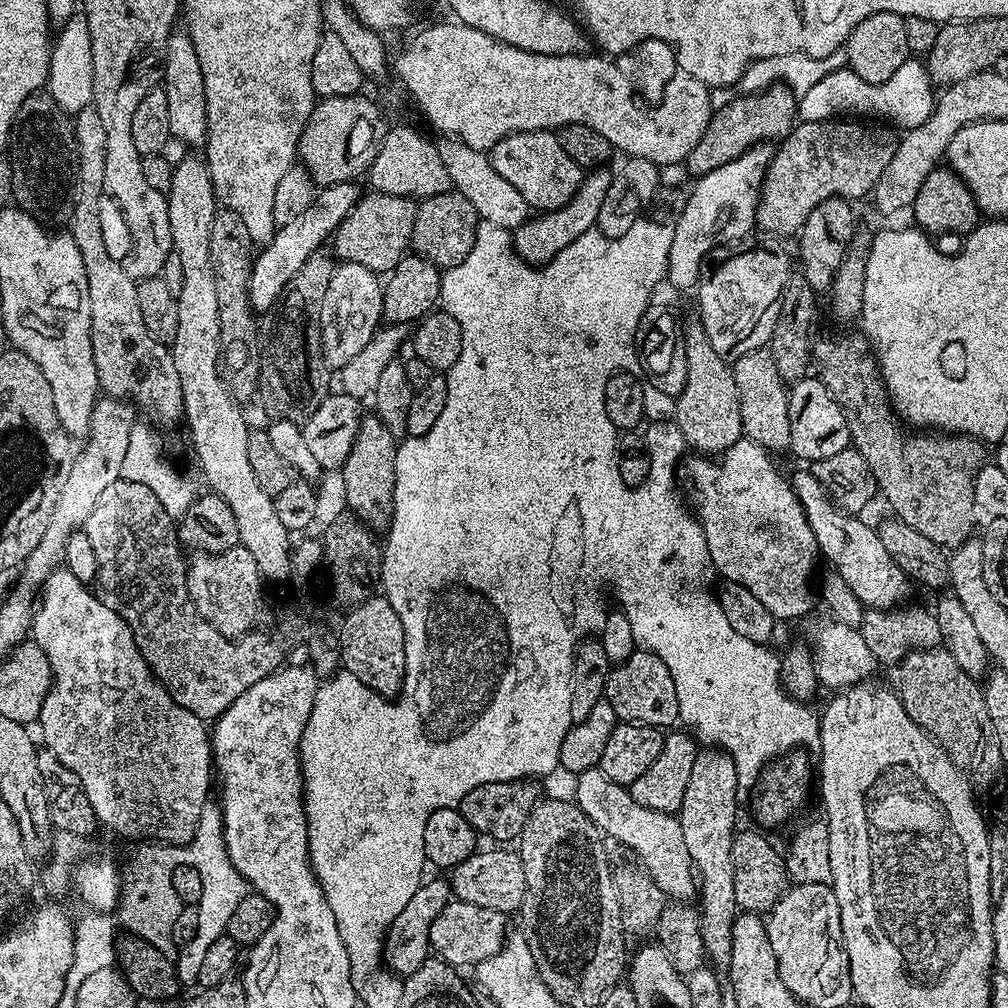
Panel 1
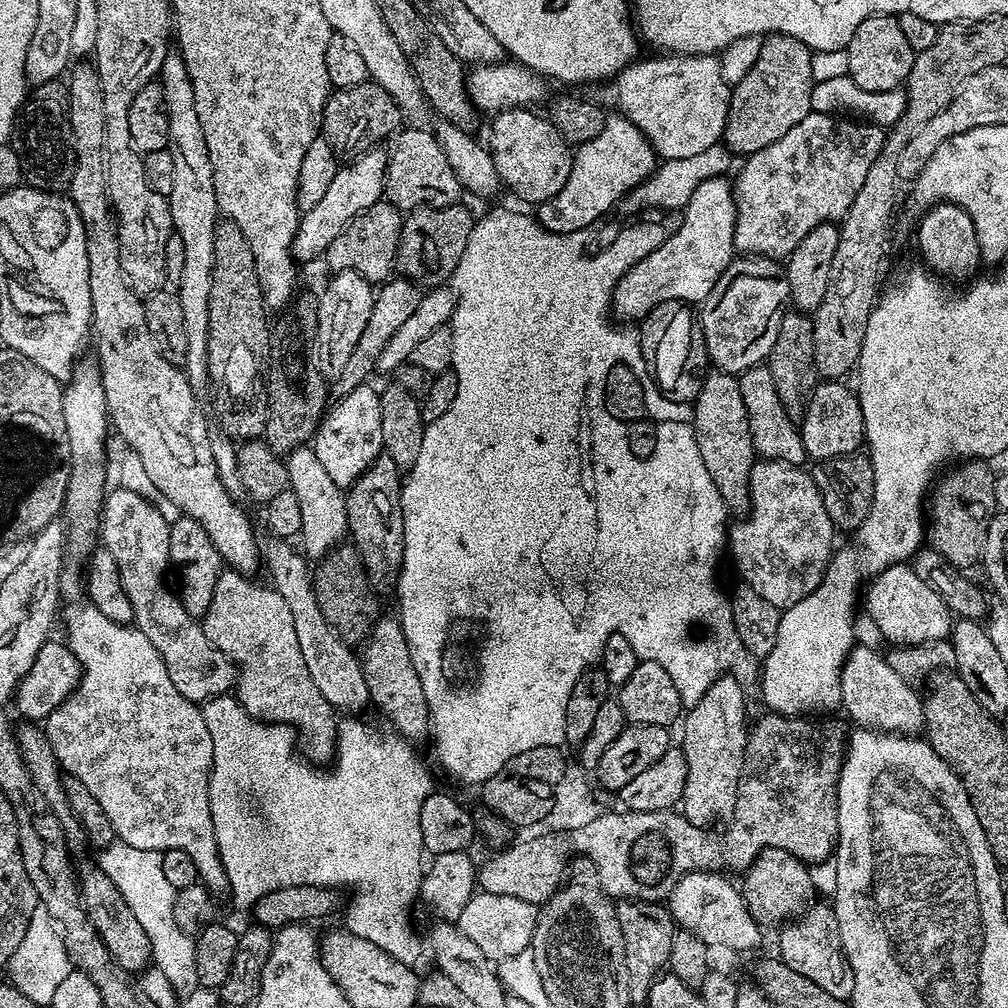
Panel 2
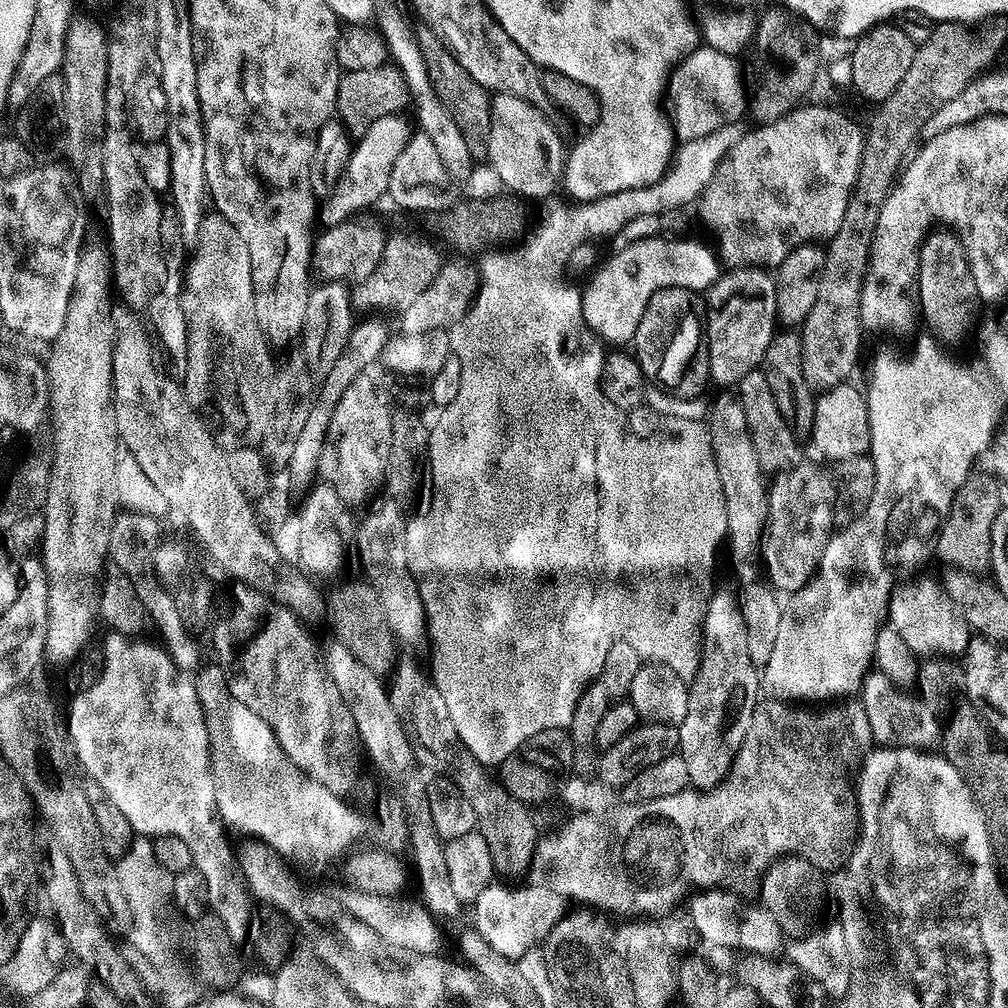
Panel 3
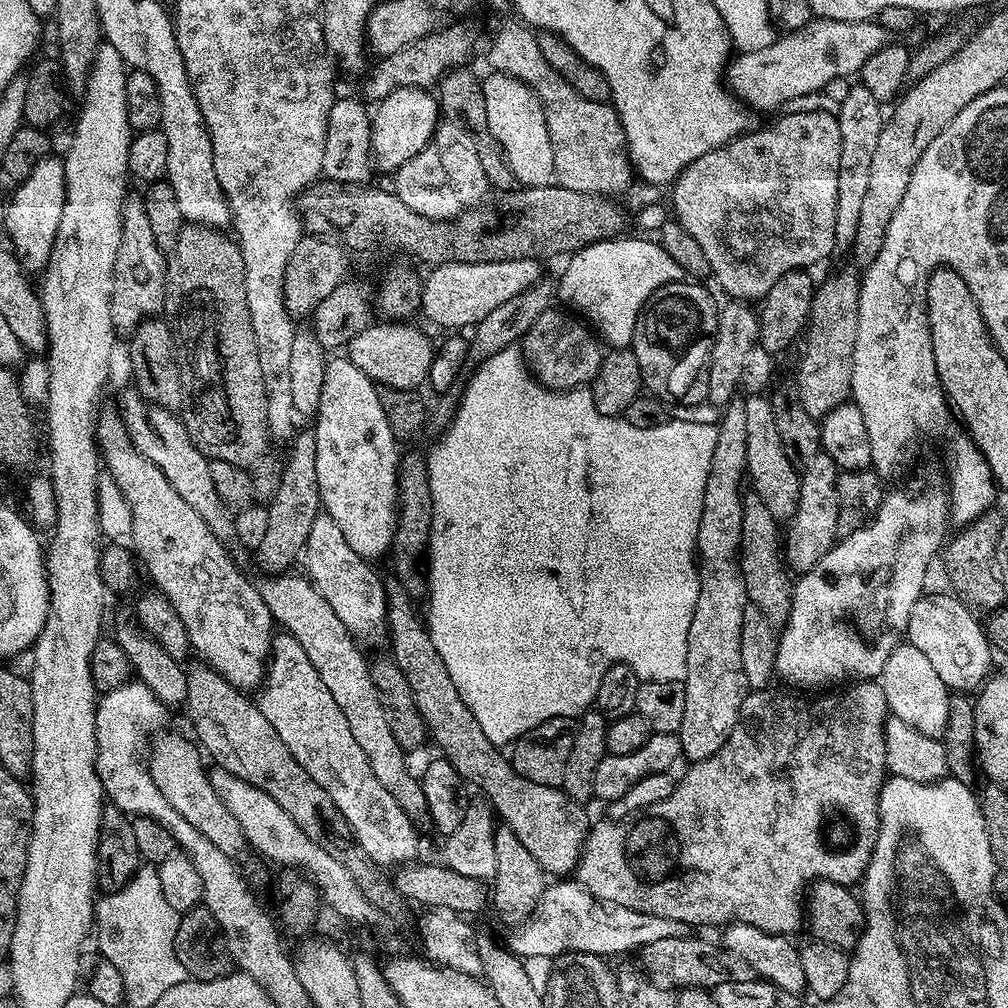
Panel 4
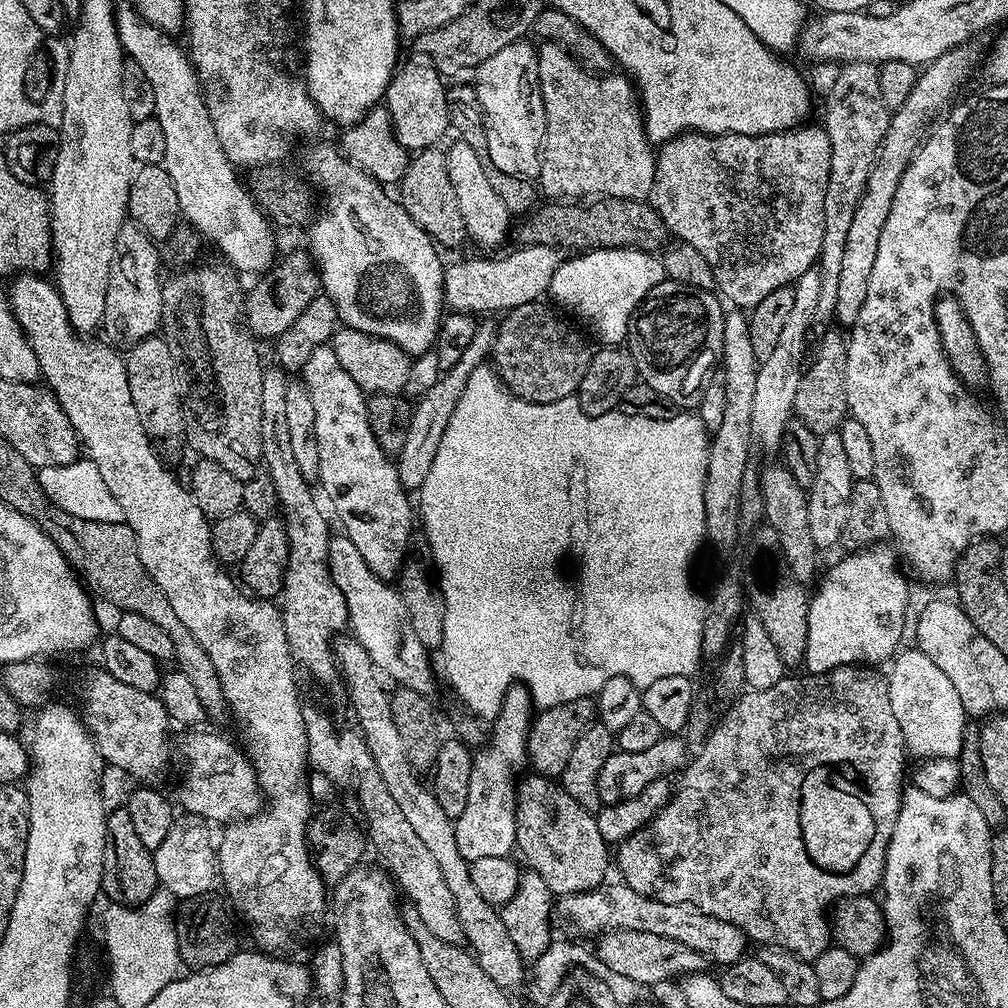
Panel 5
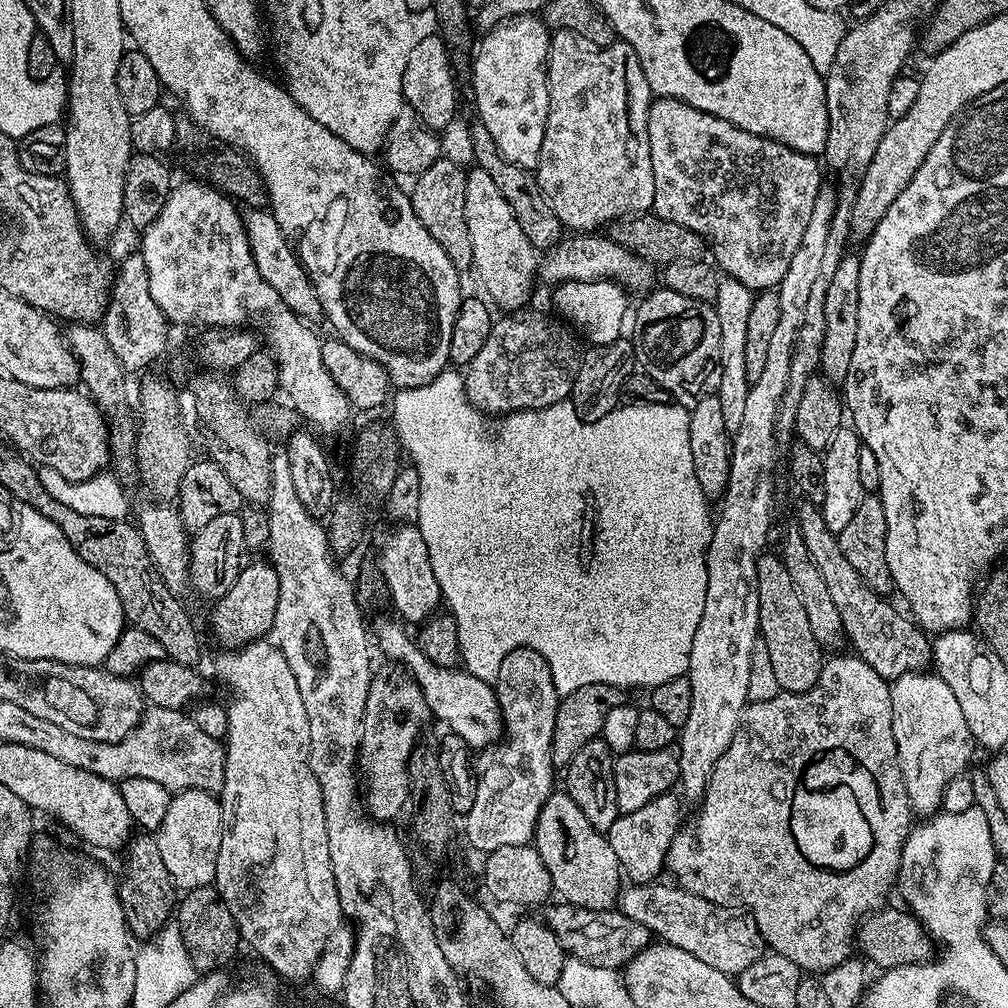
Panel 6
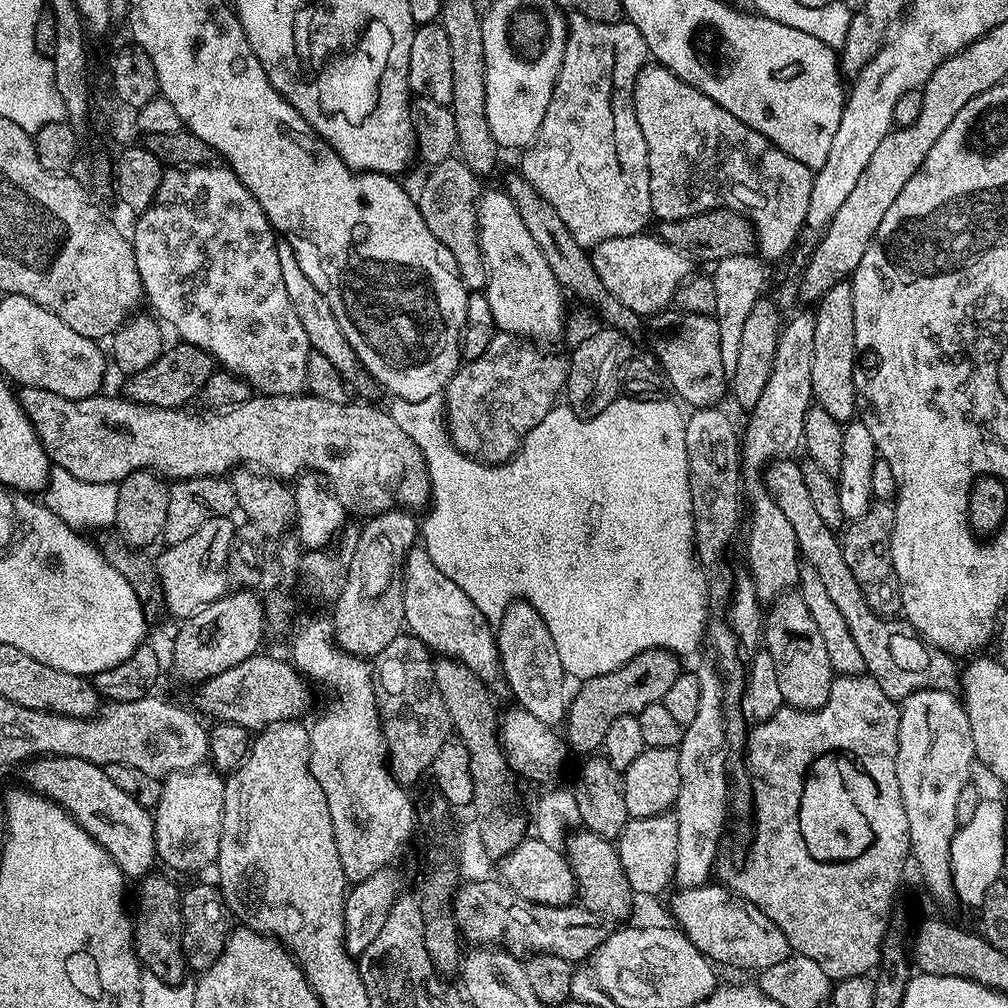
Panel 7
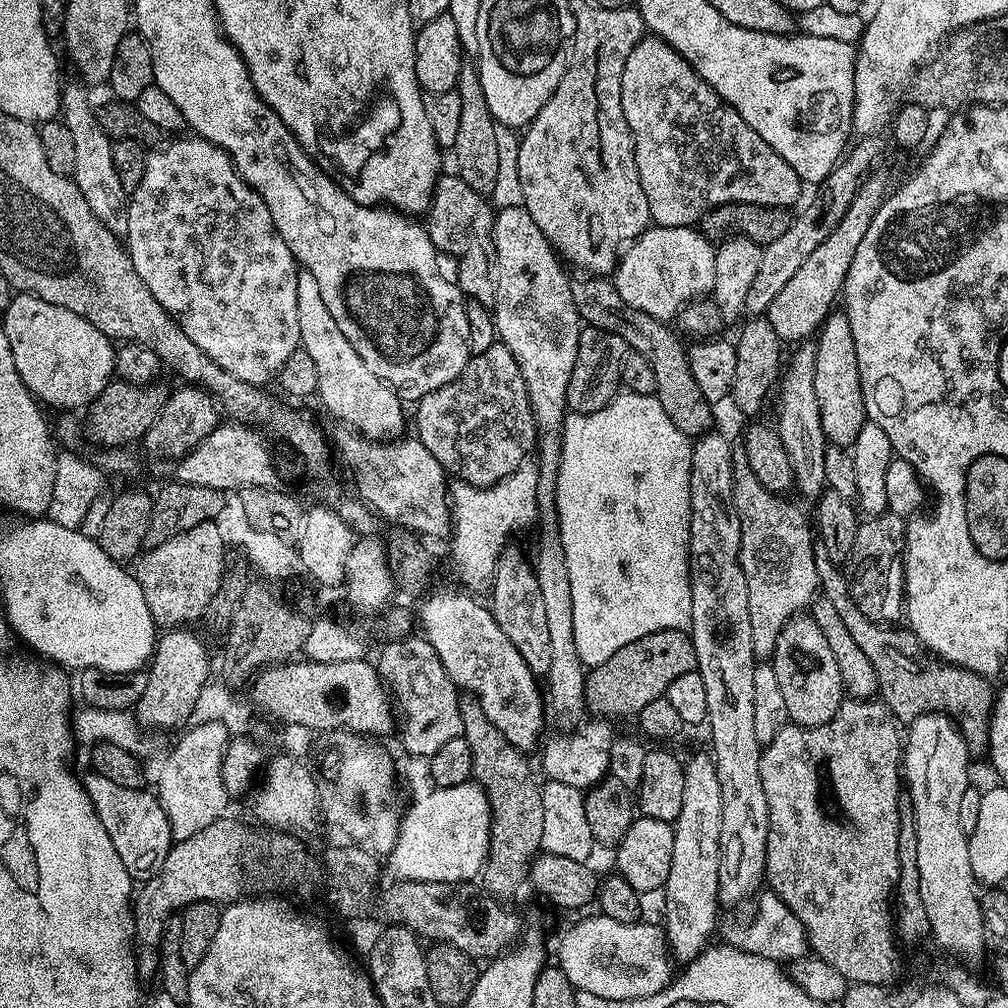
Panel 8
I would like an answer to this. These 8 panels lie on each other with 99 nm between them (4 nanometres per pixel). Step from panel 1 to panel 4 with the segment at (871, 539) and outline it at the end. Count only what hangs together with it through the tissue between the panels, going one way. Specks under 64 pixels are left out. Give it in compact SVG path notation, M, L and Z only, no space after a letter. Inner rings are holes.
M925 594L918 602L914 602L914 610L910 610L906 640L907 643L918 646L918 650L922 650L922 654L926 654L926 659L932 663L938 678L942 678L942 682L948 689L956 694L972 694L979 689L993 671L994 649L988 639L985 625L981 621L980 624L976 621L977 613L969 608L959 596L947 595L931 596L931 594Z

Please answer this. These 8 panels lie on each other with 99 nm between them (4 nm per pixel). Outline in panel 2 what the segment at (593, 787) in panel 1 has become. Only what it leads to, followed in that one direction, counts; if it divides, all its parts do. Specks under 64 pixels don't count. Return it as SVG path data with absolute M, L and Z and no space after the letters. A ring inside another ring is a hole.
M693 870L681 878L666 901L673 921L689 928L701 945L715 950L716 947L729 948L732 952L748 952L760 944L761 925L752 917L744 901L744 893L727 880L727 875L719 871L702 872Z

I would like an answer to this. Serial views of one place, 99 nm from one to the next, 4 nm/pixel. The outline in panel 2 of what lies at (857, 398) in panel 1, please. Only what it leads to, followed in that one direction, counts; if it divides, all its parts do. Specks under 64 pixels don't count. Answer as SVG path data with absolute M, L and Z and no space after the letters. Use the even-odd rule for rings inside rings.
M973 458L957 463L951 469L952 473L941 479L930 492L930 544L937 552L942 554L957 570L968 570L971 564L981 563L984 547L986 546L986 530L990 530L990 522L998 509L994 498L994 486L996 485L997 473L987 468L985 461Z

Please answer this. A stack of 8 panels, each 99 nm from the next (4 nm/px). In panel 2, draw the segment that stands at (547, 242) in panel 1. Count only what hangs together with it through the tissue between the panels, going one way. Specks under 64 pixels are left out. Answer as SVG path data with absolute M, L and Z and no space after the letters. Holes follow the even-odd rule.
M623 114L615 115L605 119L604 129L598 138L575 149L566 186L562 186L554 198L545 200L535 209L535 219L546 231L591 229L597 222L603 221L608 216L607 212L615 204L619 205L629 191L653 174L658 164L656 151L645 140L638 126L634 126Z

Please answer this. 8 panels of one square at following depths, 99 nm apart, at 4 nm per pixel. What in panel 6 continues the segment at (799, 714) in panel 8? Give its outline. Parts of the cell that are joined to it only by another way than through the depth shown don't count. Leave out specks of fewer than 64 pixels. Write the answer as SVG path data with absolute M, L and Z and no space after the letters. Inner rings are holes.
M761 554L758 566L758 618L760 619L759 635L770 654L770 662L774 666L774 674L778 678L778 686L785 692L808 692L818 682L822 649L814 638L814 630L810 630L810 621L806 618L806 609L802 606L802 598L798 598L798 590L794 590L794 581L786 571L784 561L779 555Z

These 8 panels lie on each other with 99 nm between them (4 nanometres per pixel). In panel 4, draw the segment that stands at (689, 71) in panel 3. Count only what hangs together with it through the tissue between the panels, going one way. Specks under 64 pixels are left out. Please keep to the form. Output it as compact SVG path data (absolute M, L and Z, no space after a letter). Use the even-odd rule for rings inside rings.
M813 18L806 26L777 35L775 42L763 50L739 53L726 69L726 84L733 96L753 109L762 108L766 112L771 108L783 109L788 106L783 104L799 96L812 96L843 76L855 77L866 58L889 40L890 34L875 19Z

